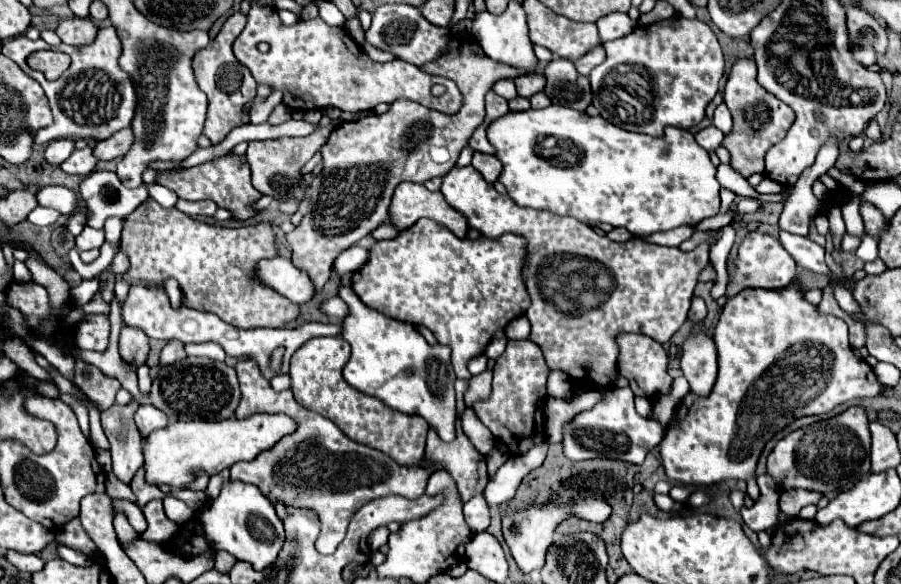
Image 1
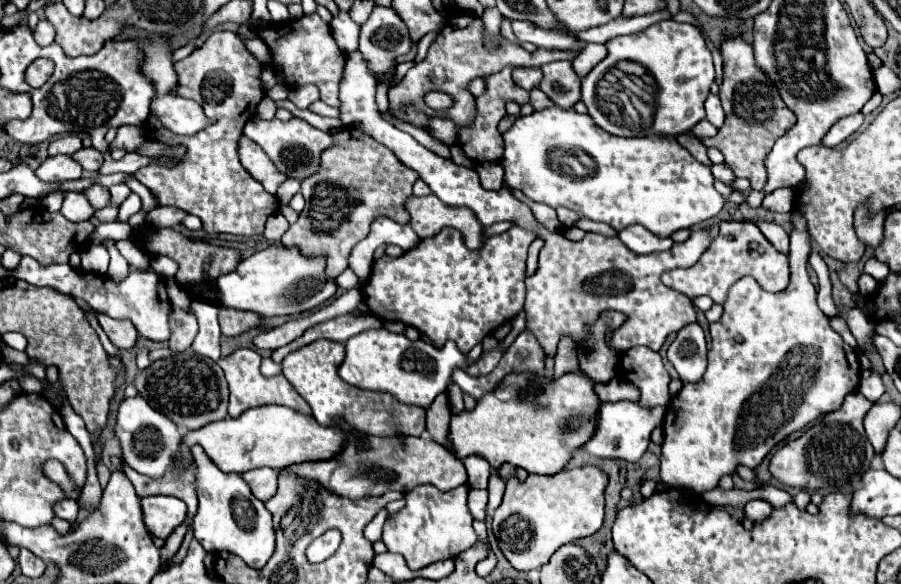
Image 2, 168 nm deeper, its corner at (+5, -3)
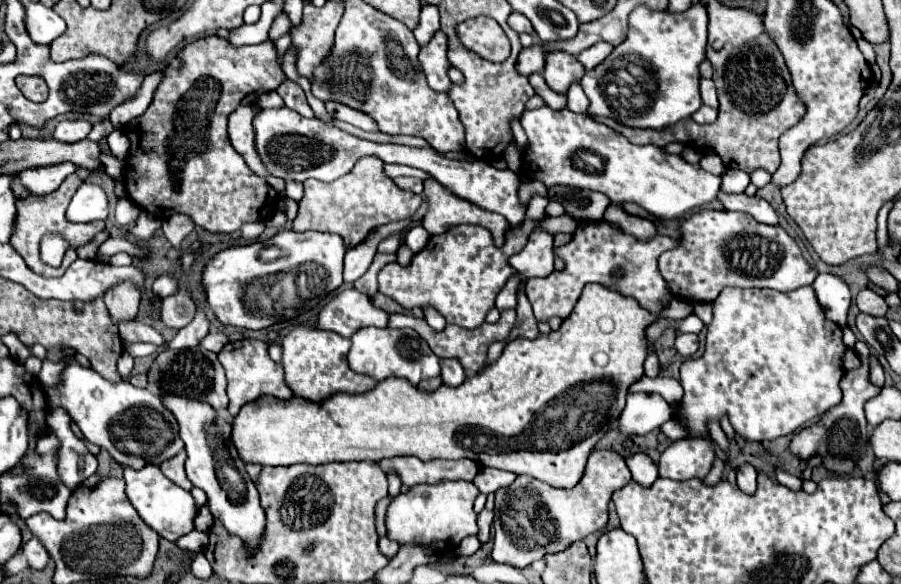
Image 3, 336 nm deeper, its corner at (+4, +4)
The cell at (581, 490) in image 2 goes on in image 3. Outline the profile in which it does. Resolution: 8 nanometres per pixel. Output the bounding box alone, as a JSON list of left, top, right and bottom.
[491,450,631,568]

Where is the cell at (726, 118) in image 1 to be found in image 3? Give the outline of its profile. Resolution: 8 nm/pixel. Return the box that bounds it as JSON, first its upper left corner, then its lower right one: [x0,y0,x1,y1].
[701,78,719,110]

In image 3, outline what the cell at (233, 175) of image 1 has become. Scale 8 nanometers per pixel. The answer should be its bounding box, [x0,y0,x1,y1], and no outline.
[123,34,285,232]

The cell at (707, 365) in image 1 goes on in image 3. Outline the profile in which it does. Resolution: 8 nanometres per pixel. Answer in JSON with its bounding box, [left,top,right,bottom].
[675,334,699,356]

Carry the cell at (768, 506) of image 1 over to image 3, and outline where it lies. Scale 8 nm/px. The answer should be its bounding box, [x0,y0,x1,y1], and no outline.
[737,464,757,494]

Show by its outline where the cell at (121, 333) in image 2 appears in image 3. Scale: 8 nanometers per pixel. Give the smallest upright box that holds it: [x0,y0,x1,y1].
[103,282,141,324]

